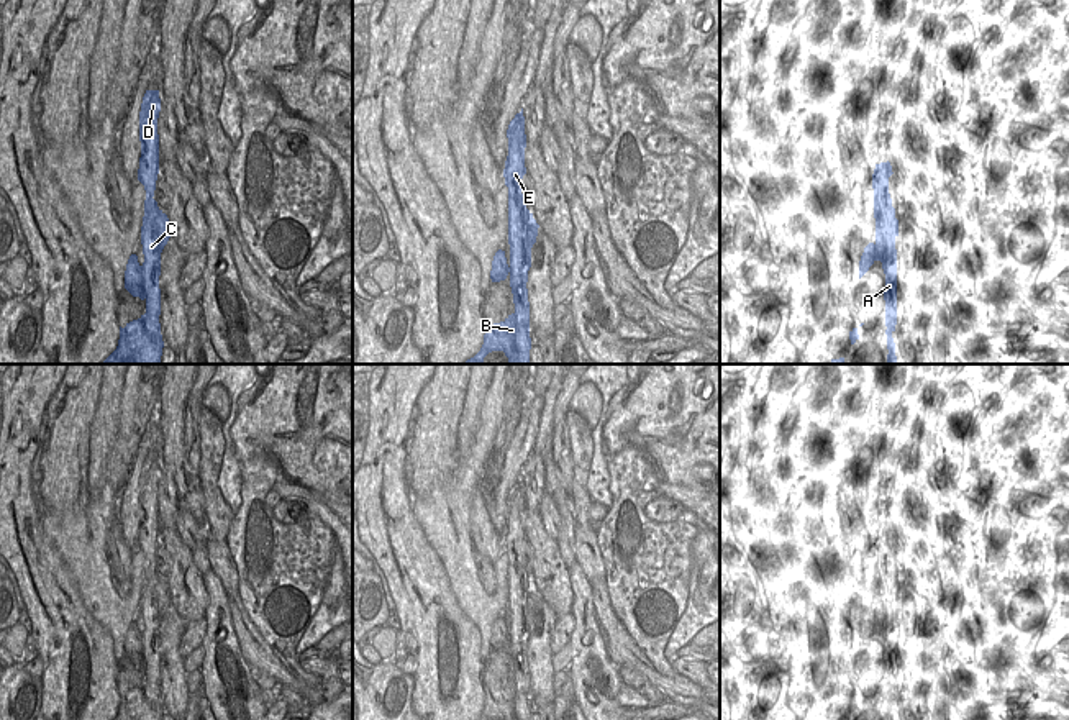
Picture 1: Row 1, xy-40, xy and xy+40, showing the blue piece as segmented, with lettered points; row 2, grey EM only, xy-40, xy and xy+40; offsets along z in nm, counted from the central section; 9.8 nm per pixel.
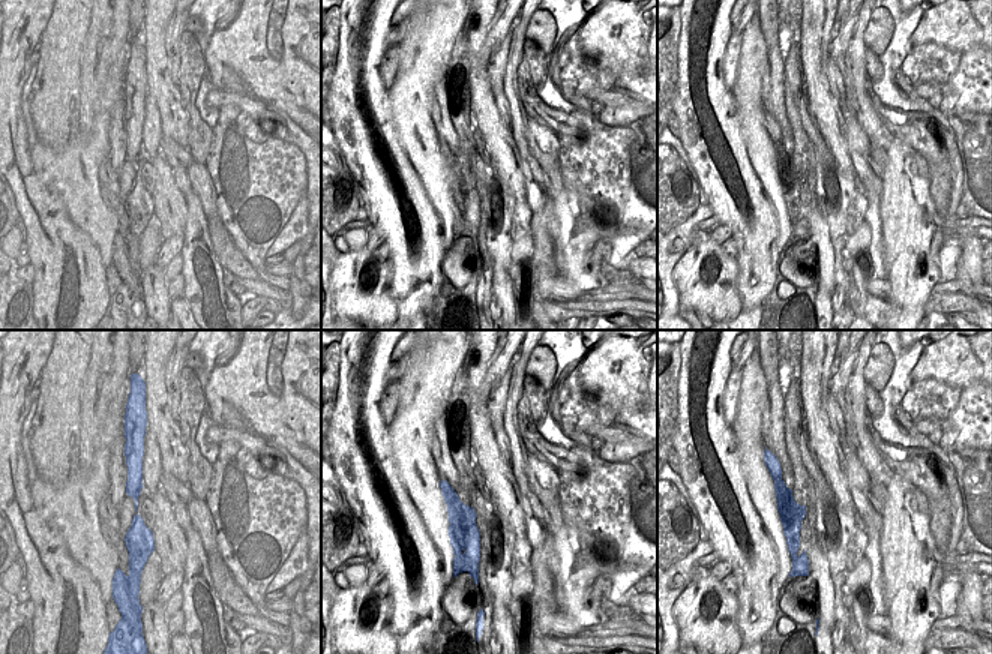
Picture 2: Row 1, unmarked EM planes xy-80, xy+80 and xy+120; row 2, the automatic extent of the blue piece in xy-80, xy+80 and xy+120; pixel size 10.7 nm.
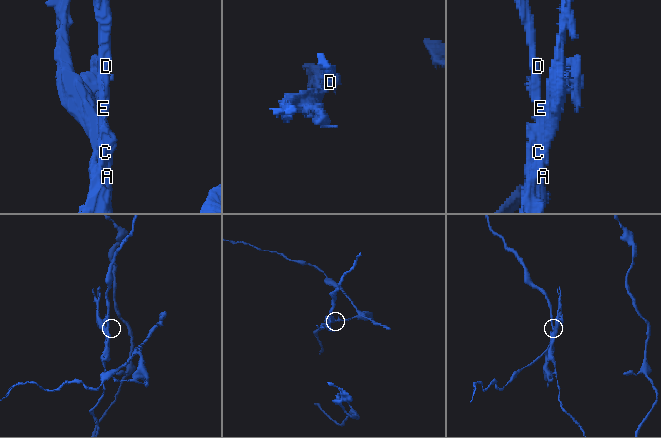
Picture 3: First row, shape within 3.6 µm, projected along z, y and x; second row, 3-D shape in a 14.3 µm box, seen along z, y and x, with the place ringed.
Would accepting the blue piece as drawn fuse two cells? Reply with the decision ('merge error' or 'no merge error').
merge error

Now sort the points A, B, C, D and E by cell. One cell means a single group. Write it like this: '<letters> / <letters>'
A B C / D E

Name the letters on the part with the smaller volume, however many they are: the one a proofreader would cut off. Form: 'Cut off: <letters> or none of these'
Cut off: D, E

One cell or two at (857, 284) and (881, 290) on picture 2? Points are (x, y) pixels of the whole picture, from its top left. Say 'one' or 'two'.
one

